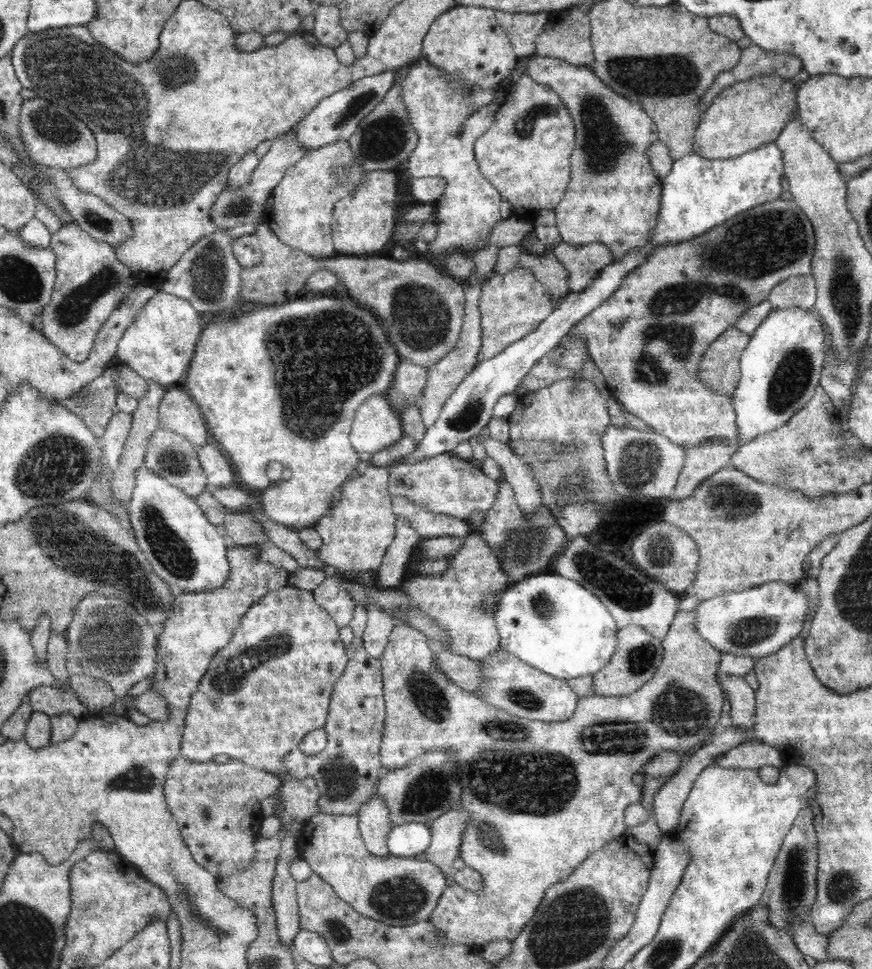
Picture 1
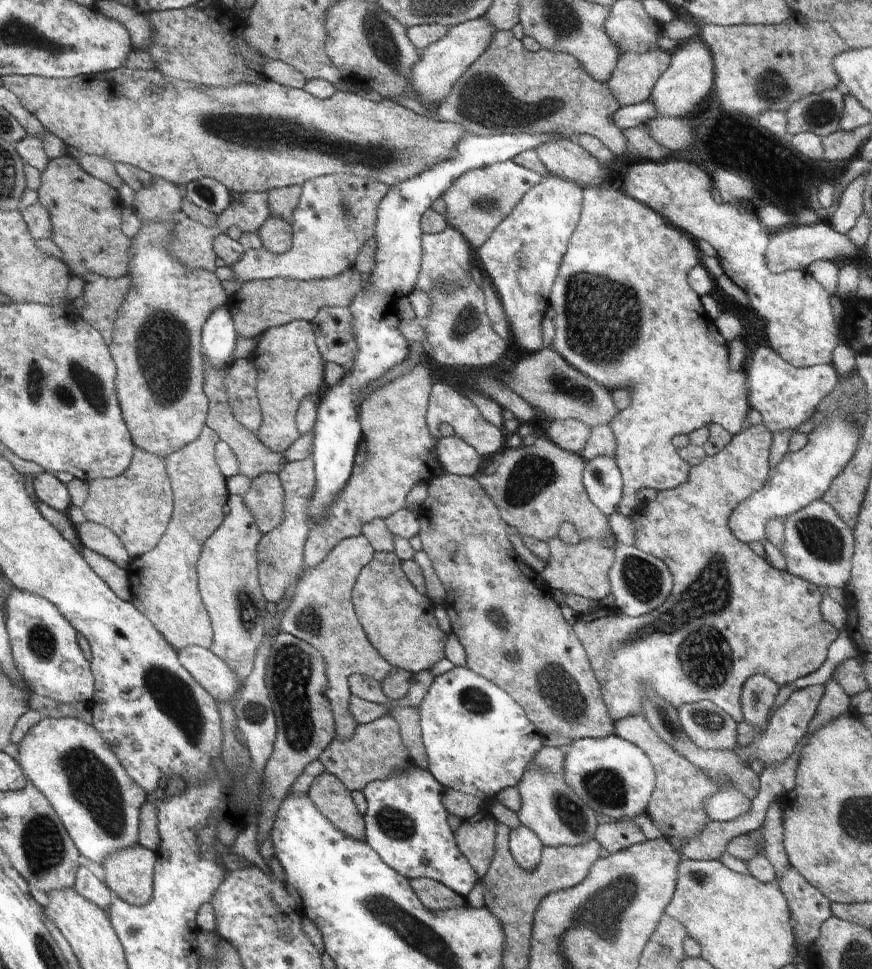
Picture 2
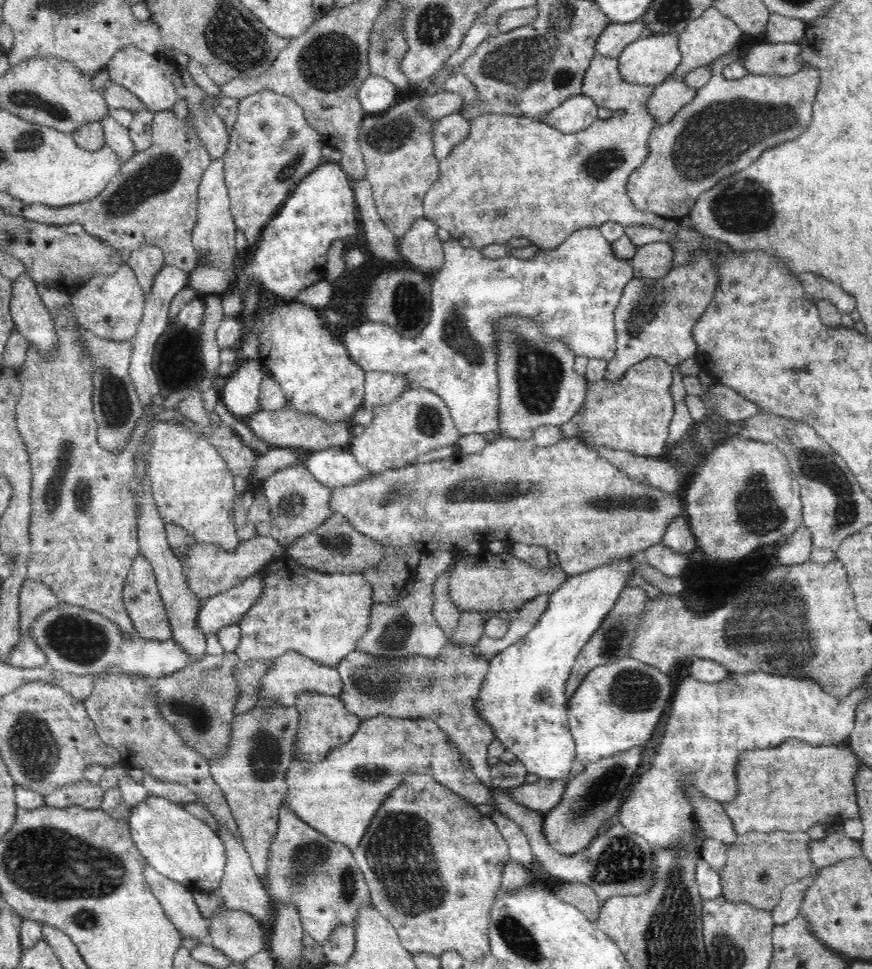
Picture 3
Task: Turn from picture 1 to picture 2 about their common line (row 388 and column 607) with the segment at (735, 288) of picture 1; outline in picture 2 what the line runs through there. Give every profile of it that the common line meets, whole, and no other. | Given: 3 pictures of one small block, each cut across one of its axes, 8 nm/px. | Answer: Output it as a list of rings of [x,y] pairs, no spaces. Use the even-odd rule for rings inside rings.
[[[763,424],[751,425],[743,432],[740,431],[737,435],[733,435],[732,440],[718,454],[707,455],[700,464],[691,465],[688,480],[684,484],[677,486],[675,489],[659,491],[654,499],[640,502],[640,507],[632,515],[637,528],[635,546],[666,563],[672,578],[674,578],[672,594],[668,596],[668,600],[658,610],[640,615],[639,617],[632,618],[626,616],[616,608],[600,608],[593,614],[578,616],[576,623],[573,625],[574,634],[580,639],[586,651],[591,669],[597,678],[604,704],[614,722],[626,717],[643,715],[642,701],[645,695],[643,690],[652,689],[676,708],[683,704],[695,703],[704,699],[709,700],[739,723],[743,721],[741,688],[744,682],[752,675],[767,676],[781,687],[784,684],[794,683],[806,675],[818,671],[826,664],[829,646],[838,638],[840,630],[832,623],[829,623],[821,613],[822,589],[815,584],[810,584],[810,582],[803,578],[790,574],[788,571],[775,569],[768,564],[764,557],[756,555],[748,547],[748,543],[738,540],[729,529],[729,518],[736,506],[749,499],[755,492],[758,492],[765,486],[765,481],[770,476],[769,454],[772,443],[772,433]]]

